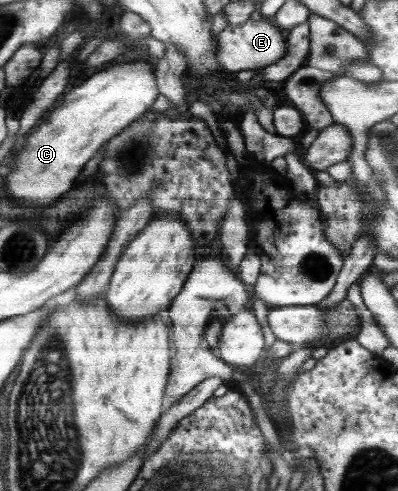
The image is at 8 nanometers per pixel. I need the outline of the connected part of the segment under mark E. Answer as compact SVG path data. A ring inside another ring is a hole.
M262 17L255 21L249 18L239 26L228 26L218 34L218 50L216 58L225 72L239 72L247 69L266 66L278 60L286 50L286 35L274 21Z

